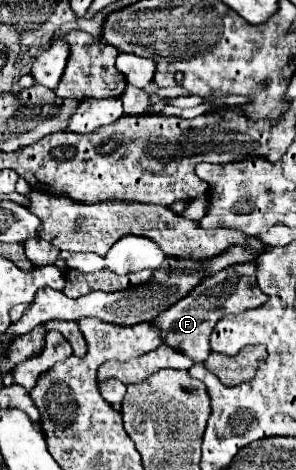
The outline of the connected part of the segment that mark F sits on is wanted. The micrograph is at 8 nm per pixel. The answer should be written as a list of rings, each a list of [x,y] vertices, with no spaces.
[[[239,263],[211,275],[207,281],[197,285],[185,299],[163,311],[153,323],[165,345],[171,345],[171,349],[187,355],[193,363],[203,363],[211,353],[209,337],[215,323],[225,315],[239,315],[247,309],[261,307],[265,301],[267,295],[261,293],[259,285],[255,285],[255,265]]]

